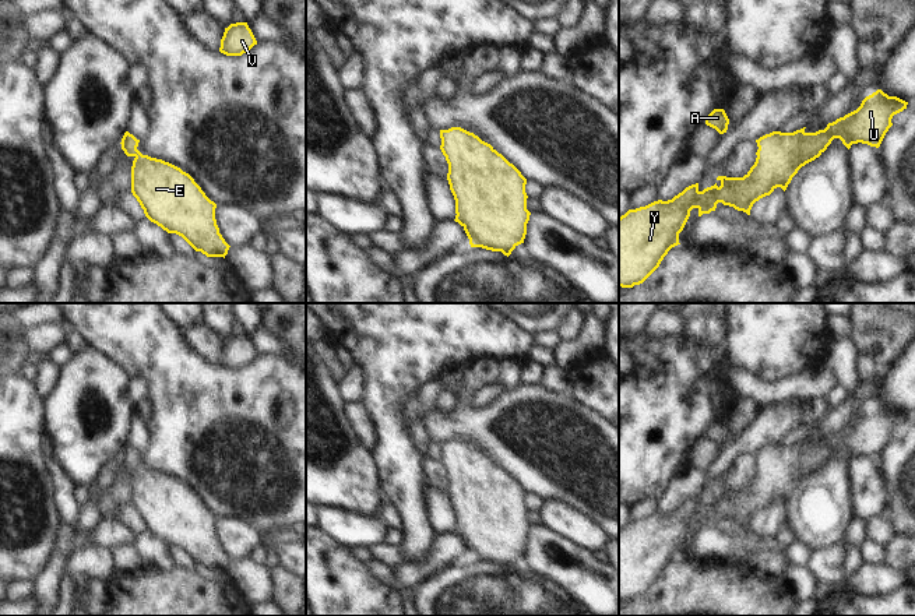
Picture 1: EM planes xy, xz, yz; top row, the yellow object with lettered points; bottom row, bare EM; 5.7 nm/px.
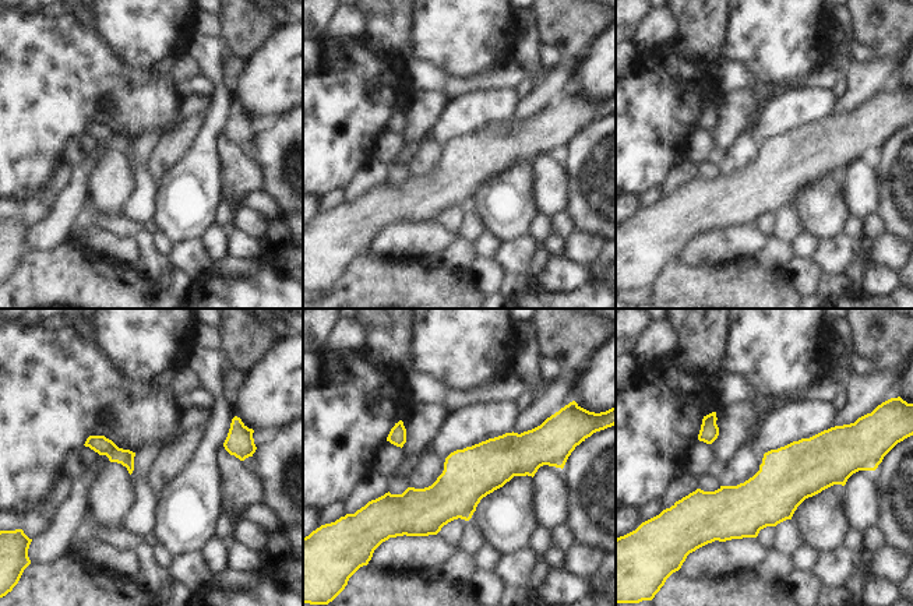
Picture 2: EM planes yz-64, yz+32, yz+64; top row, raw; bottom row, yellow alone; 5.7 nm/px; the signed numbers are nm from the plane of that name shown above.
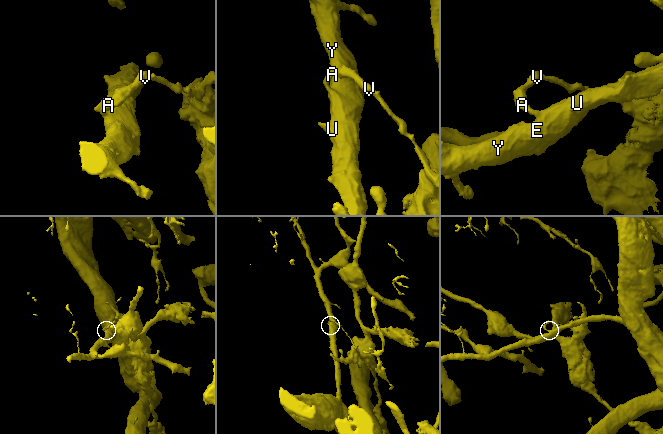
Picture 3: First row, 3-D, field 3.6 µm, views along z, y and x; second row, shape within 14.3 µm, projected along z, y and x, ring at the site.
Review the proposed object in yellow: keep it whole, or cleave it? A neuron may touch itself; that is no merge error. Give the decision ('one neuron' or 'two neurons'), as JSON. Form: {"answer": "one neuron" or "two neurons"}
{"answer": "one neuron"}

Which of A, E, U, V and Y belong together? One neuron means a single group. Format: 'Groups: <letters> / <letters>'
Groups: A E U V Y

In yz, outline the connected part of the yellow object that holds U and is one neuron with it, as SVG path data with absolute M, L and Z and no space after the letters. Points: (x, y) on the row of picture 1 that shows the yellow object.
M877 89L856 110L828 123L824 130L806 133L803 127L760 137L756 140L756 162L743 177L718 176L719 187L715 183L700 191L696 183L672 200L629 210L619 218L619 286L640 285L659 267L668 251L680 244L679 233L693 208L701 217L722 203L750 215L756 201L777 187L785 191L798 170L819 158L834 138L840 138L848 149L858 142L879 148L893 126L893 116L907 105Z

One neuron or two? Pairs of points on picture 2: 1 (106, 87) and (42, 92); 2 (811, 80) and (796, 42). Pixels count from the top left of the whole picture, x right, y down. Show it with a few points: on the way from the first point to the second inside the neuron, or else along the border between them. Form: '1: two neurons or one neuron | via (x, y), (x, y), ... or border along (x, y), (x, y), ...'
1: one neuron | via (91, 87), (57, 87)
2: two neurons | border along (818, 66), (807, 76), (802, 85)

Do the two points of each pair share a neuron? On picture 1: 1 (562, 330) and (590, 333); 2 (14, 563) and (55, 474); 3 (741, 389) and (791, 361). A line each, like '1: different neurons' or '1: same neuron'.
1: different neurons
2: different neurons
3: different neurons

